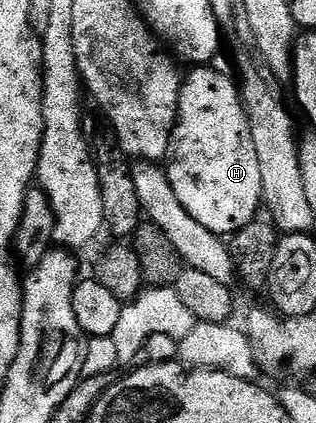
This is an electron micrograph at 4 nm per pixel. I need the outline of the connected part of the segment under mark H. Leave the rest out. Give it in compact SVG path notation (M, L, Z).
M205 64L190 70L193 71L186 73L181 83L177 123L173 126L173 138L169 142L169 183L175 196L179 196L179 204L183 204L189 215L203 224L203 228L218 236L232 236L250 220L258 217L263 206L255 140L251 140L249 118L245 114L245 104L241 100L238 83L234 79L232 82L228 73L221 73Z

